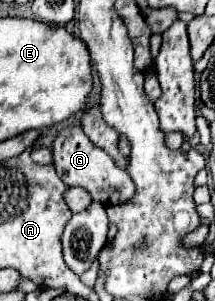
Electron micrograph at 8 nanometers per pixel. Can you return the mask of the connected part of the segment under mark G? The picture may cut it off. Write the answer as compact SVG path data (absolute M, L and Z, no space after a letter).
M81 126L65 128L53 142L53 166L57 168L59 178L71 188L79 186L85 188L93 200L109 206L109 204L125 204L125 200L133 198L135 184L129 178L127 170L121 170L115 166L115 162L107 156L107 152L101 152L81 130Z

